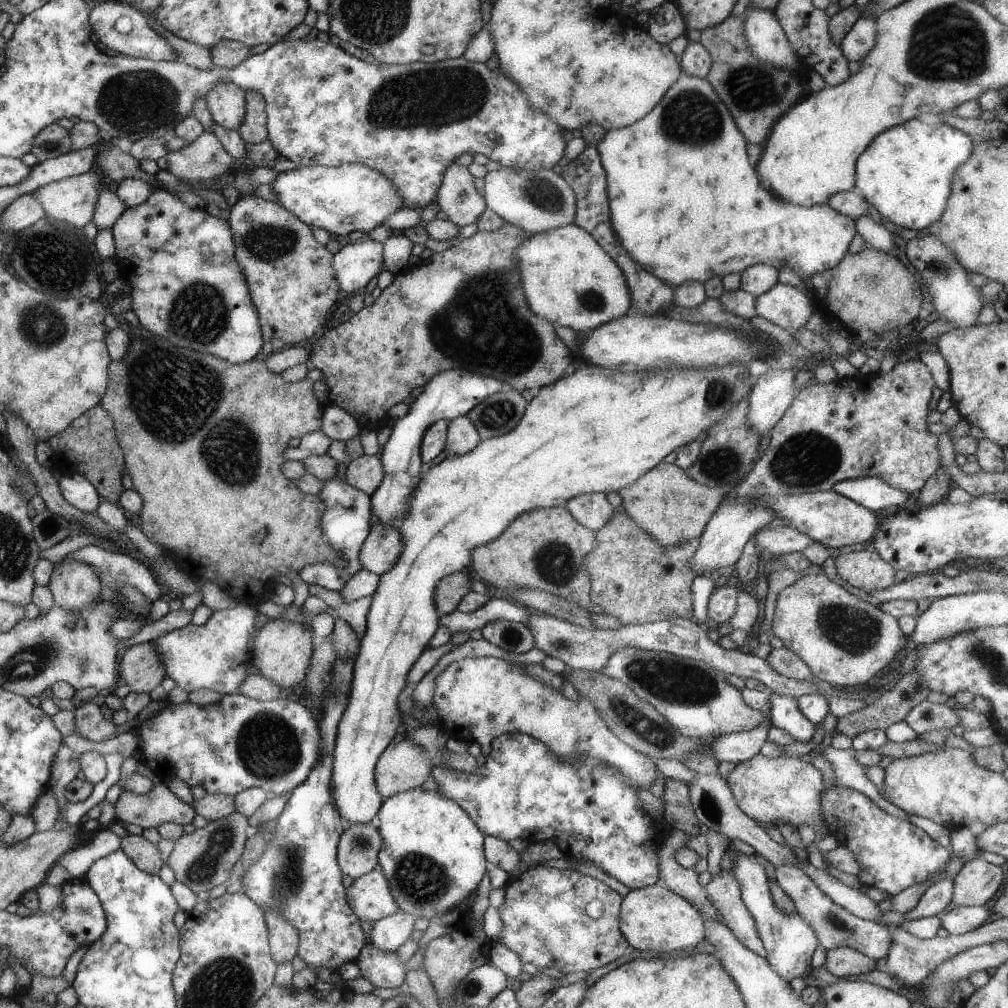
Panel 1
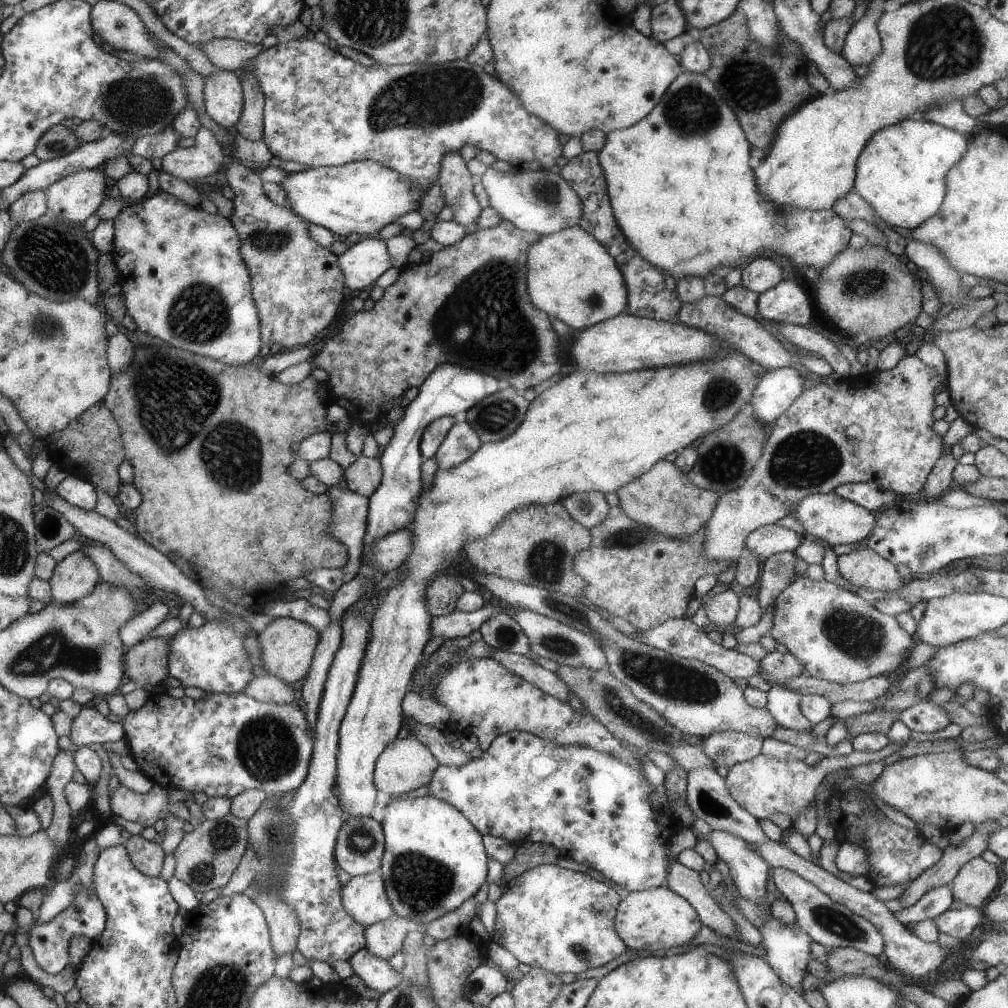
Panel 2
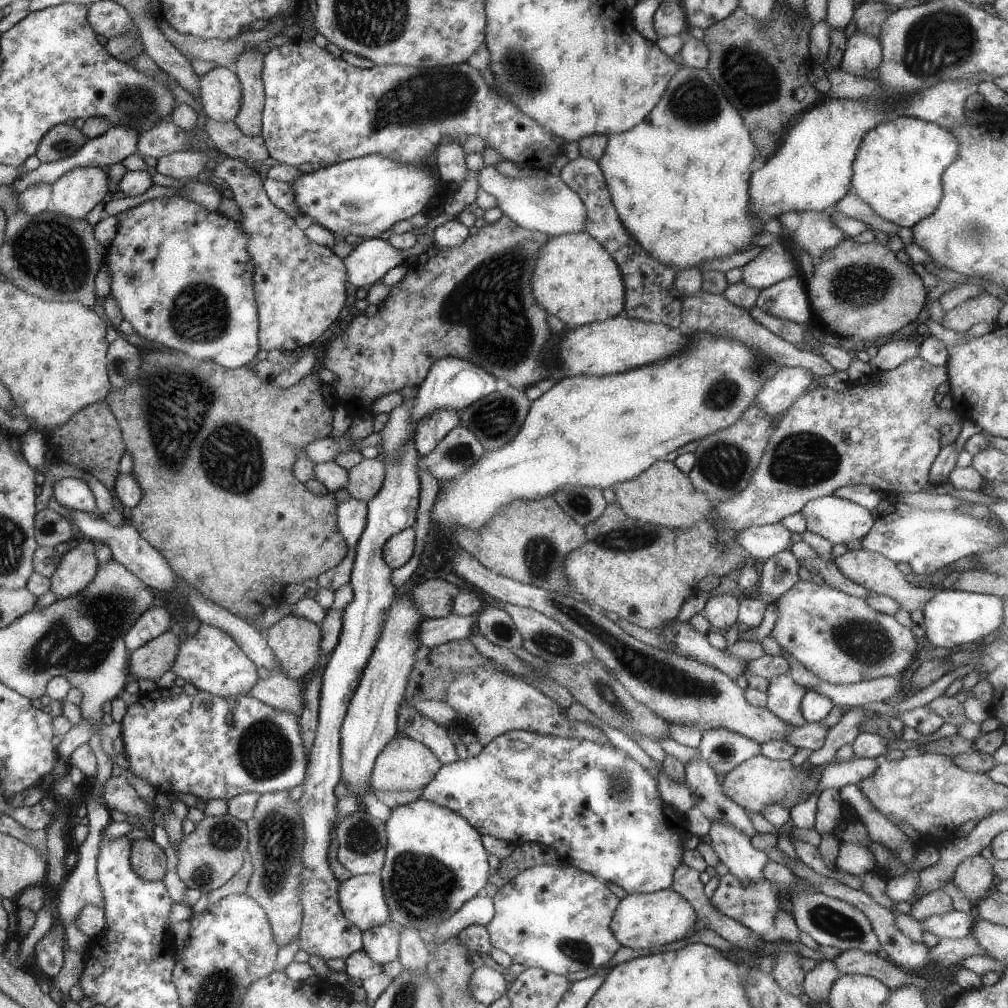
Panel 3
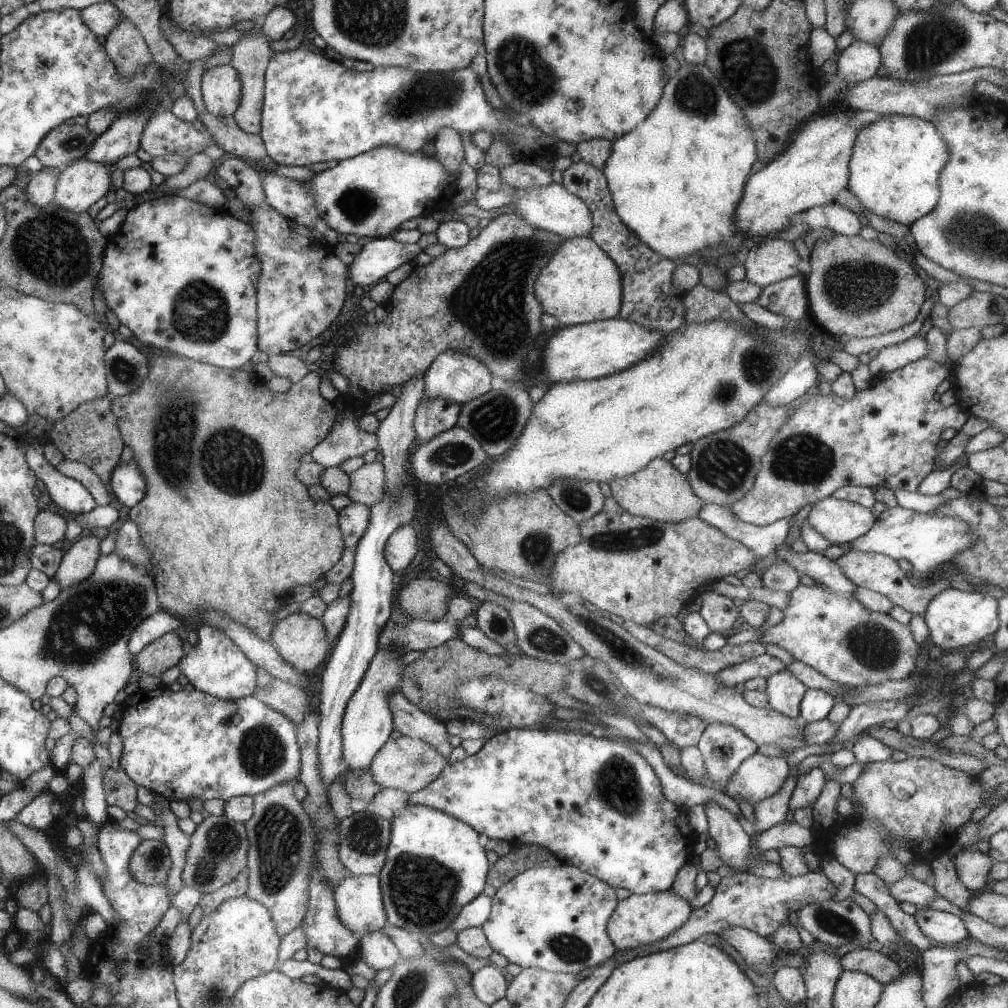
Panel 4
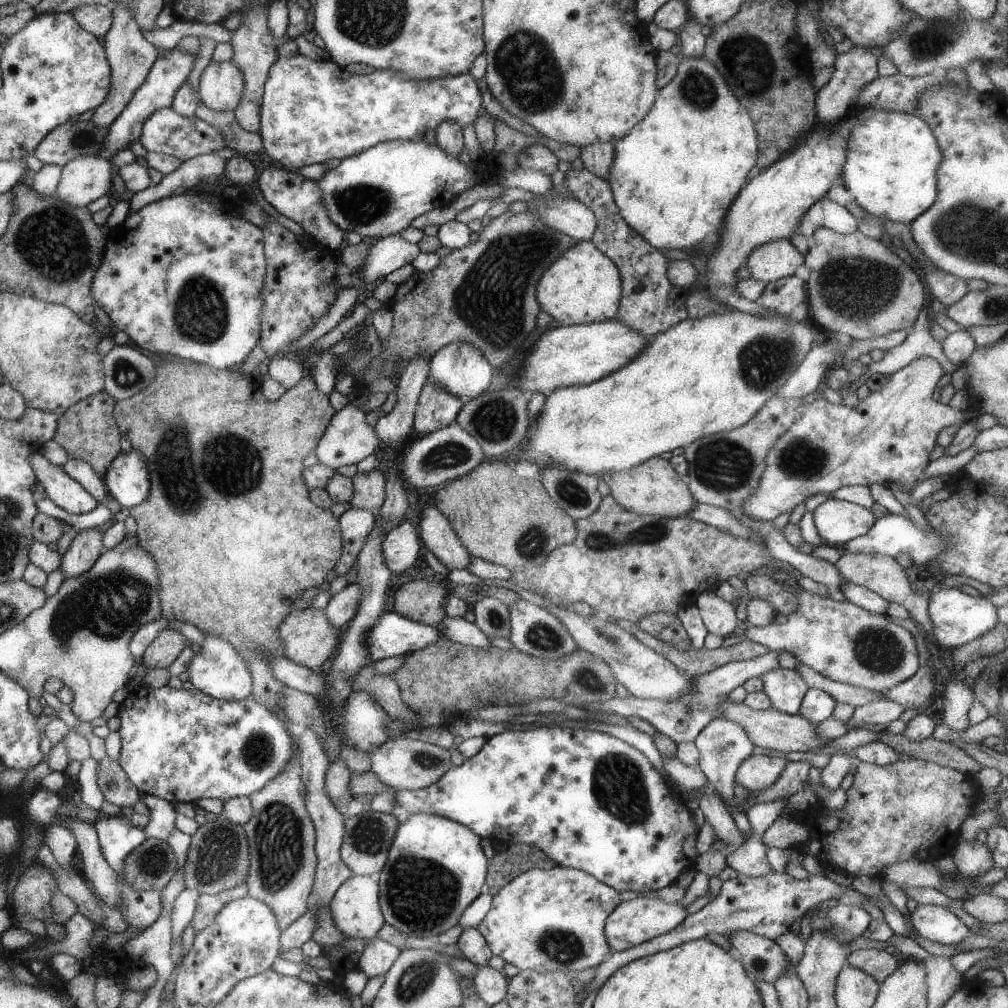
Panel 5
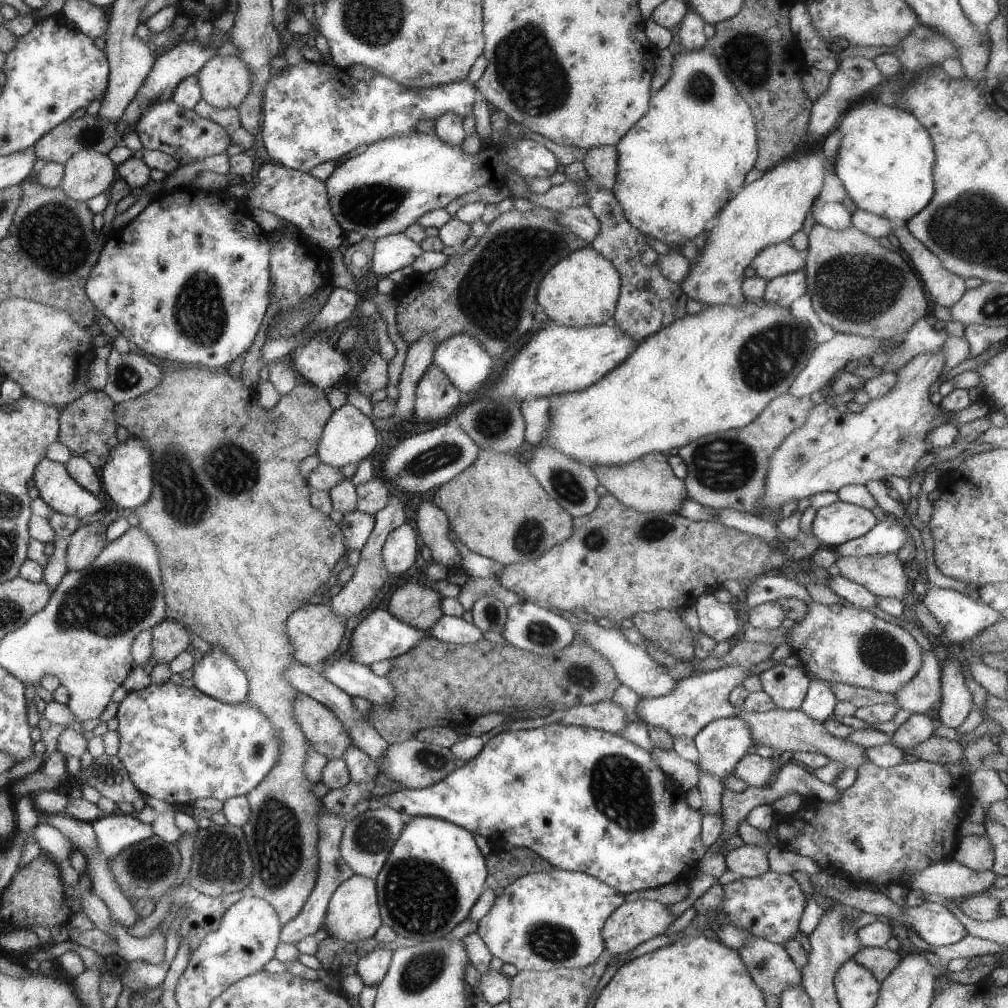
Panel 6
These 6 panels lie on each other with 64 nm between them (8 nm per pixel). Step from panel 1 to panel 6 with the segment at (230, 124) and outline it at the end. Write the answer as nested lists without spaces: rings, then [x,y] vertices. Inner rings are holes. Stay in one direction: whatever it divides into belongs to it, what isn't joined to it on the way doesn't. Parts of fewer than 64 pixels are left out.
[[[229,56],[209,58],[197,74],[201,100],[217,110],[239,108],[251,90],[251,74],[245,62]]]

